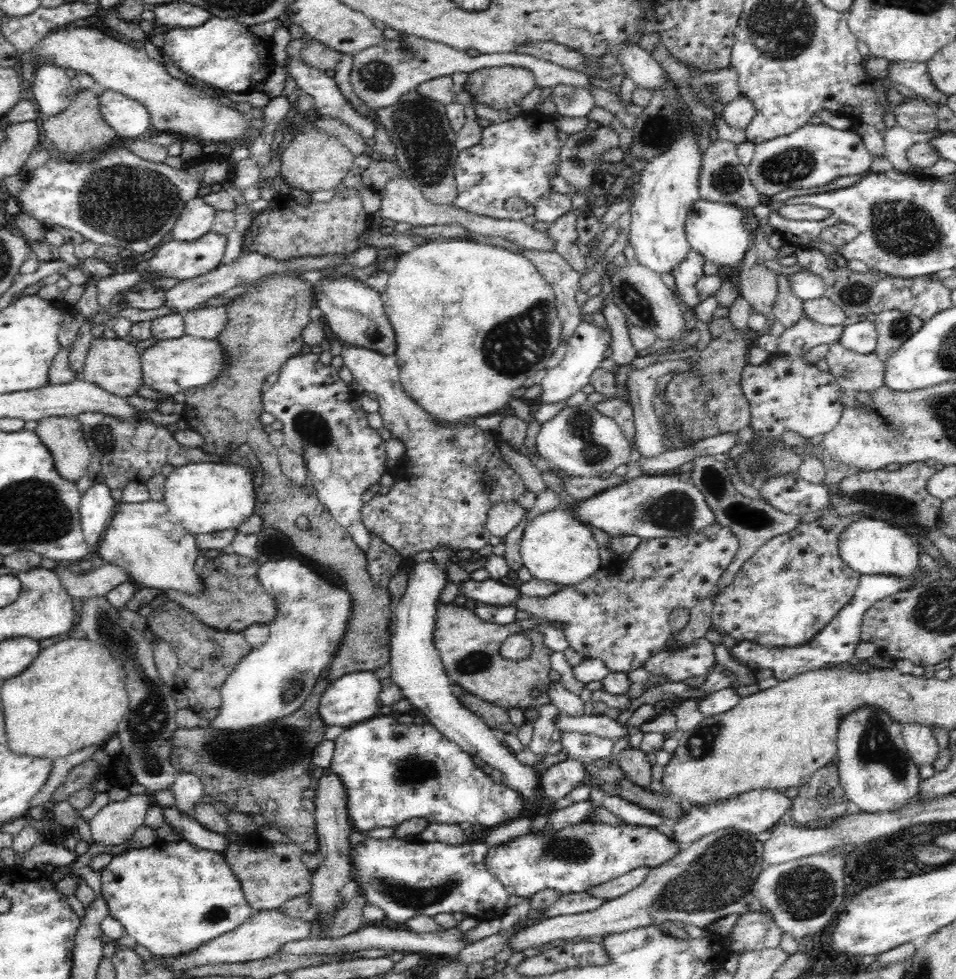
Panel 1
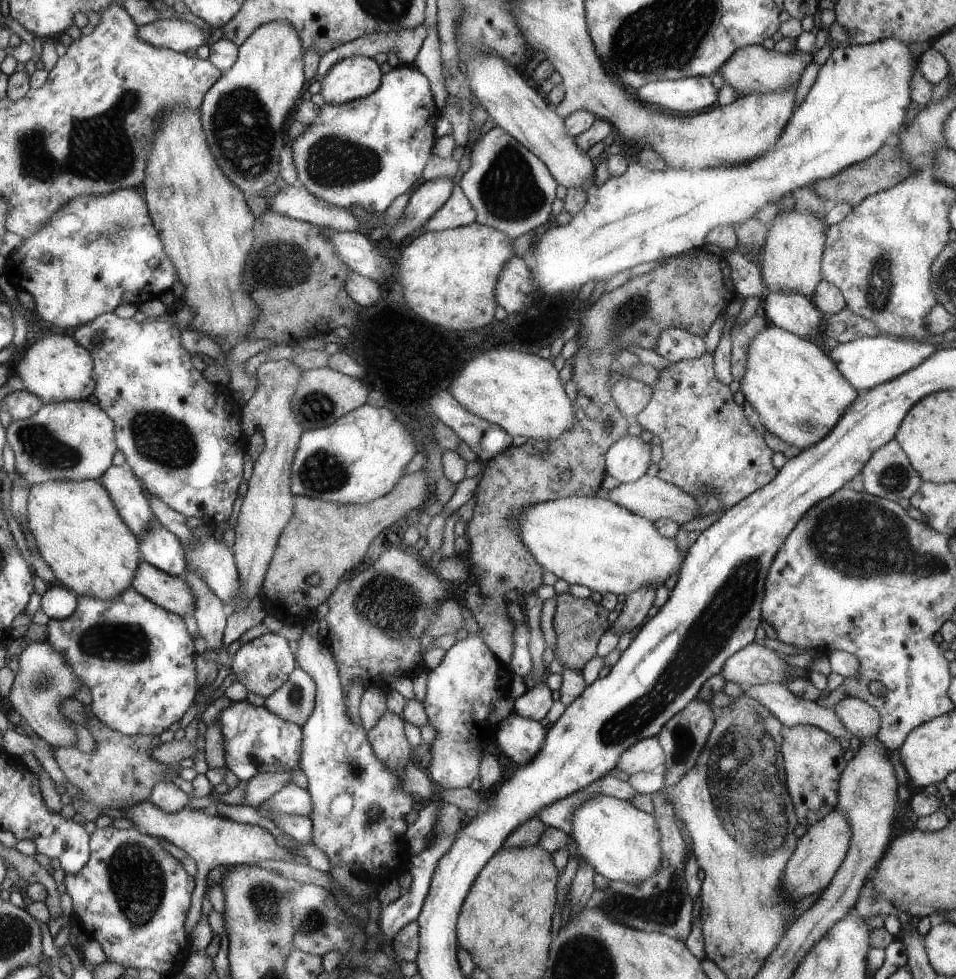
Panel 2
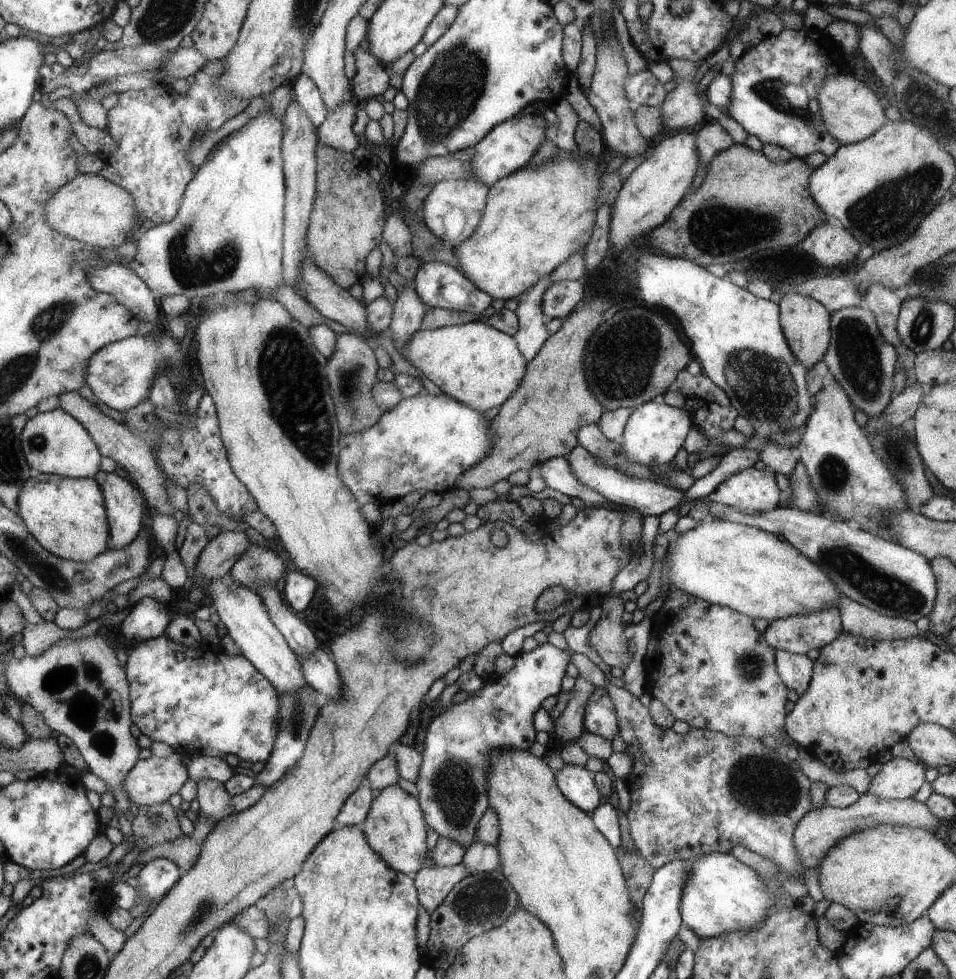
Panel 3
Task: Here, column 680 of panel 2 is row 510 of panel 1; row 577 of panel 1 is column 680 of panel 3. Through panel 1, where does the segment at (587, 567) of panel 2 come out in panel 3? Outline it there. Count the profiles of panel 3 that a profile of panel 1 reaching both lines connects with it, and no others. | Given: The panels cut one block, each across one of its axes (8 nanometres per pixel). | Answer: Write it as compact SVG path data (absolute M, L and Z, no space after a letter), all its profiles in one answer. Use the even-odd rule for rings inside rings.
M719 519L710 520L710 522L708 522L708 520L704 520L704 522L701 521L700 524L694 526L692 530L680 532L673 541L670 539L669 548L663 562L667 565L667 580L671 589L680 590L688 594L688 596L704 600L709 604L727 607L742 615L747 615L754 619L766 619L766 621L769 622L795 615L806 615L807 613L820 611L825 607L834 606L839 608L837 602L840 597L844 596L839 592L839 589L833 584L833 581L830 580L820 566L813 564L813 561L810 561L805 554L800 553L793 545L790 545L788 541L780 540L780 538L777 538L775 535L757 530L756 528L751 528L739 523L720 521Z

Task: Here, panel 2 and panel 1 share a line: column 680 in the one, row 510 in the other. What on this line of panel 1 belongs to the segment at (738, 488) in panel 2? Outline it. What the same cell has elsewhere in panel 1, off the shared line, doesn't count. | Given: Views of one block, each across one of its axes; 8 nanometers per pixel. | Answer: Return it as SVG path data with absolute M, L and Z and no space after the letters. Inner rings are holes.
M341 342L343 364L353 374L353 379L364 388L364 392L378 400L377 412L383 420L383 427L390 430L394 438L404 443L405 457L401 461L401 472L406 474L407 481L396 481L389 492L383 496L374 496L361 508L361 522L365 528L376 535L382 543L392 546L402 557L414 557L422 551L431 552L439 546L454 551L480 551L489 544L490 532L487 530L486 519L488 508L500 500L518 502L524 492L524 480L515 472L500 453L496 433L480 429L472 417L464 422L455 422L454 426L440 426L440 418L425 412L416 401L401 388L399 368L396 355L380 354L366 347L355 346L354 343Z

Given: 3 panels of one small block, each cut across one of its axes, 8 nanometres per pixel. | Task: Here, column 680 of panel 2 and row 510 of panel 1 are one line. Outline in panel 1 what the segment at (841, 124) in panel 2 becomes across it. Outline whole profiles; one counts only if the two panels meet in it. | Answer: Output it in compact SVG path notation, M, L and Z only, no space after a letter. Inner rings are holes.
M196 462L174 467L165 480L165 495L163 503L180 525L191 534L212 534L224 530L238 530L255 511L256 488L252 485L252 471L234 463Z

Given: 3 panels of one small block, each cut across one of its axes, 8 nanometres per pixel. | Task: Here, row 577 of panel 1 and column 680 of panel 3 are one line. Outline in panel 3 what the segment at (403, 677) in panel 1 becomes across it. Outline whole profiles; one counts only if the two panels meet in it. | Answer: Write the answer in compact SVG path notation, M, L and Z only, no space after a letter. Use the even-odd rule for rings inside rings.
M651 400L634 408L633 415L625 425L621 446L630 461L652 469L674 460L676 450L682 446L688 430L690 430L690 416L684 410Z

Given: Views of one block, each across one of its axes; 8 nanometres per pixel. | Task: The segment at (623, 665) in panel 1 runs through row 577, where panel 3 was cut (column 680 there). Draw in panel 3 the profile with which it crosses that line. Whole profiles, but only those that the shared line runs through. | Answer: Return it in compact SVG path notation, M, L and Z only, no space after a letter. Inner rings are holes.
M671 589L670 592L669 598L655 615L657 649L645 660L645 691L652 699L660 700L675 720L685 721L691 729L707 729L728 737L760 740L766 736L788 738L784 732L784 704L788 692L777 672L776 650L754 628L752 617L727 607L709 604L677 589Z

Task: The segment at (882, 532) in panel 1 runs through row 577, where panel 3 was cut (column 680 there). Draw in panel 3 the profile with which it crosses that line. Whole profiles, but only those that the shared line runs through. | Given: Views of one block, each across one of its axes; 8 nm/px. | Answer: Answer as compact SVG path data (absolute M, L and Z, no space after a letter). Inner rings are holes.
M707 853L686 861L687 874L681 895L680 909L684 924L698 937L710 939L726 932L752 929L773 907L773 897L761 882L762 877L728 853Z

